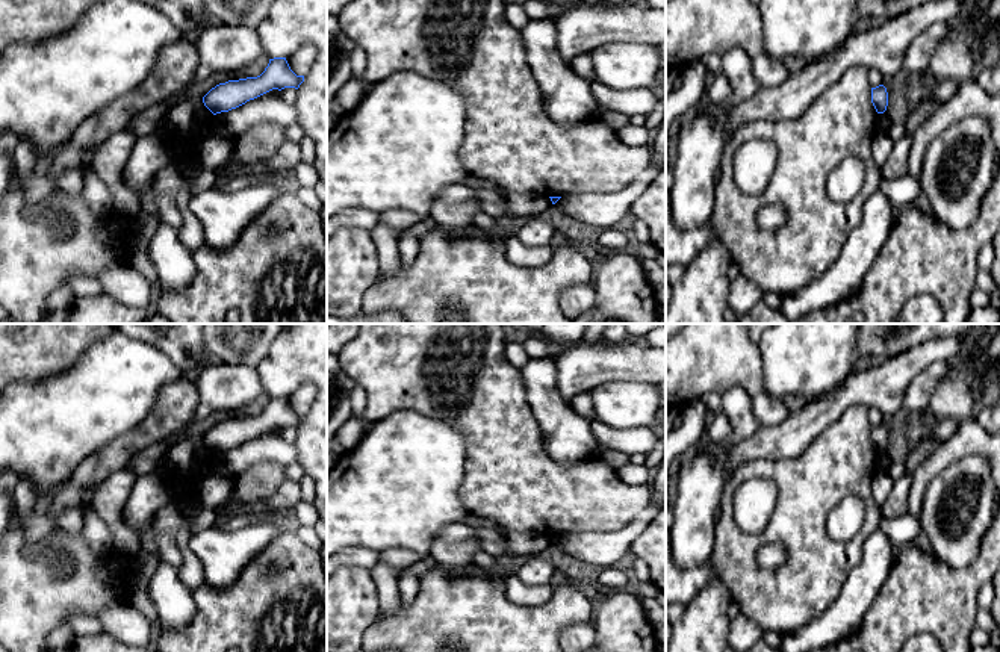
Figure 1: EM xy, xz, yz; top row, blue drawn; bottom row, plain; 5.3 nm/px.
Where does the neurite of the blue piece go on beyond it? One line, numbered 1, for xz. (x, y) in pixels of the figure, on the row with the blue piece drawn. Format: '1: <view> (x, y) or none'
1: none

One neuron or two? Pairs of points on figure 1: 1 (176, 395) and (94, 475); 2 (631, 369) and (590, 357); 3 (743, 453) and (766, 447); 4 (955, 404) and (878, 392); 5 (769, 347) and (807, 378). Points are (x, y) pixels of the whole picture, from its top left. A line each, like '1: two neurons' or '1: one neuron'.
1: one neuron
2: one neuron
3: one neuron
4: two neurons
5: one neuron

